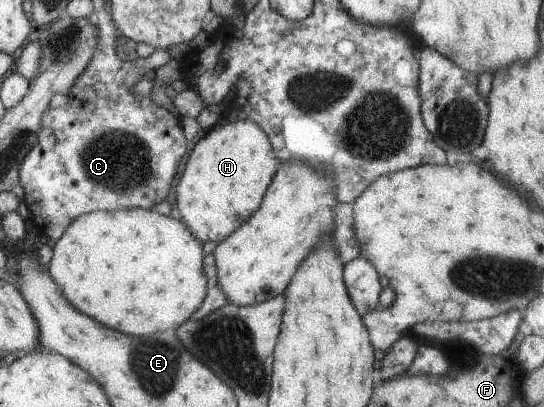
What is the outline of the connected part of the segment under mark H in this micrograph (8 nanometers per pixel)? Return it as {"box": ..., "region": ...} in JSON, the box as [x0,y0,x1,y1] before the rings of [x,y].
{"box":[172,120,278,245],"region":[[[248,120],[228,122],[224,125],[214,124],[192,147],[180,181],[174,187],[176,196],[172,205],[175,215],[183,221],[201,245],[208,240],[221,242],[223,237],[232,233],[258,209],[278,164],[270,140],[258,124]]]}

